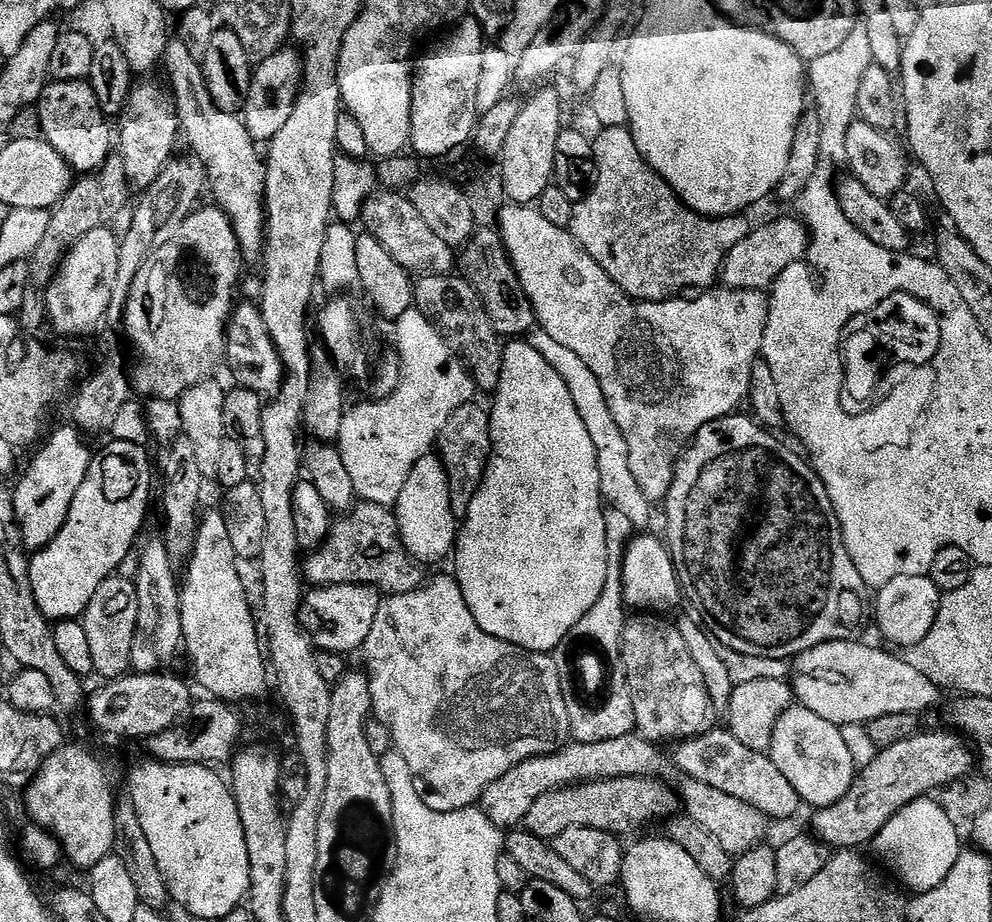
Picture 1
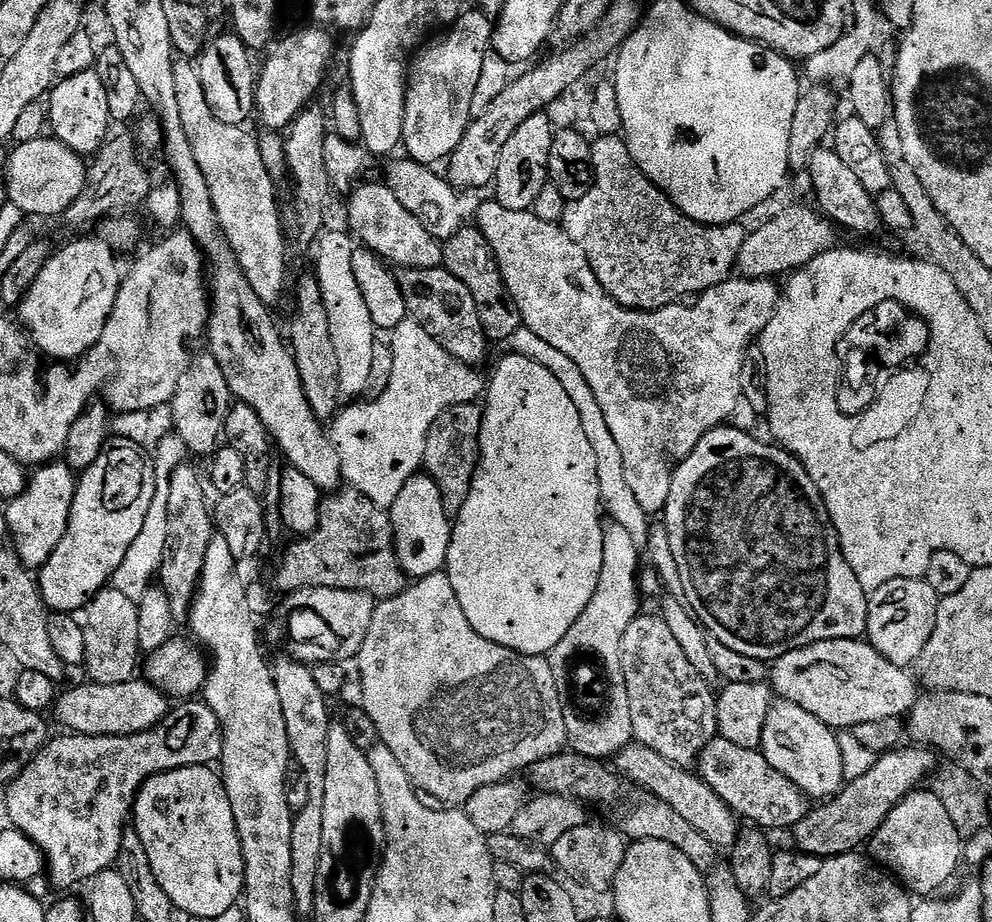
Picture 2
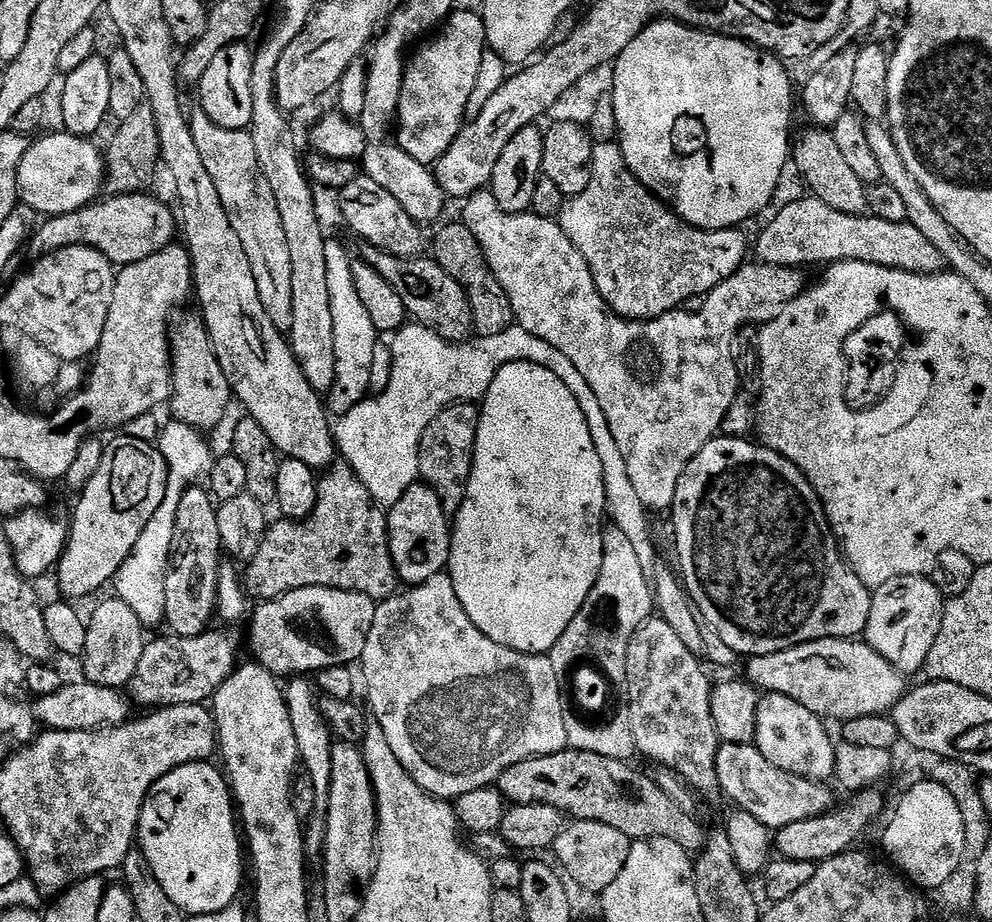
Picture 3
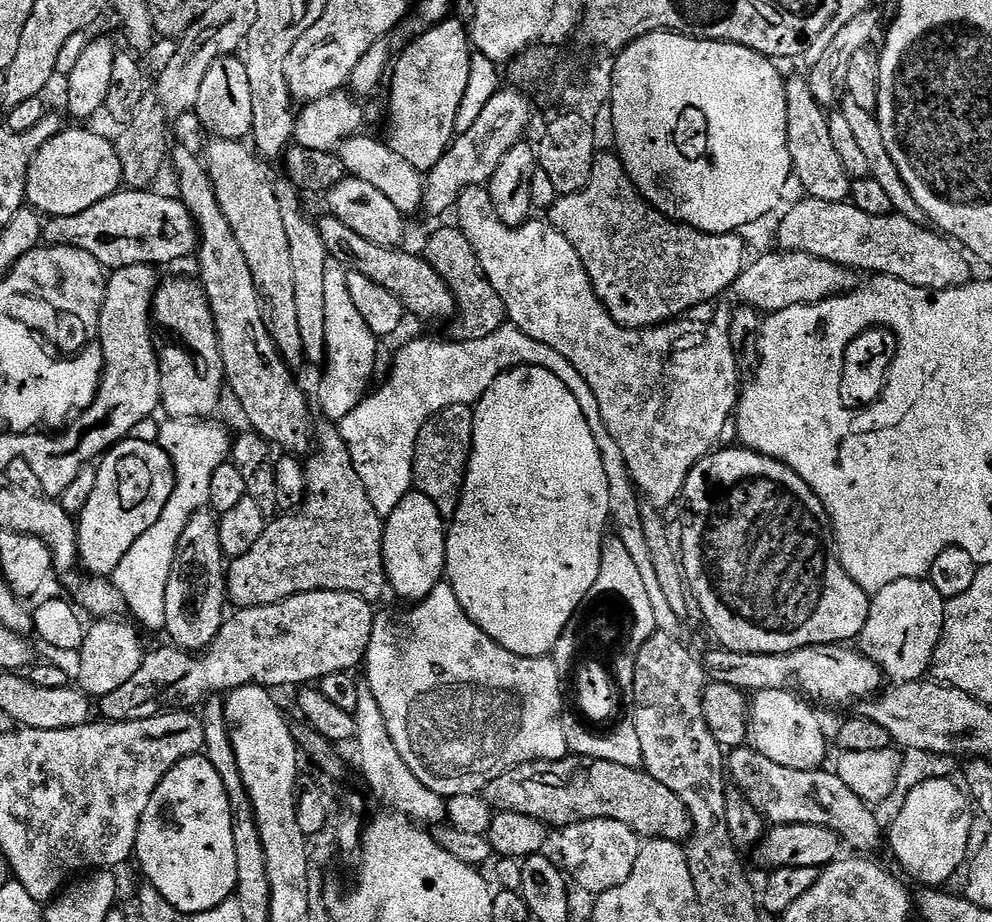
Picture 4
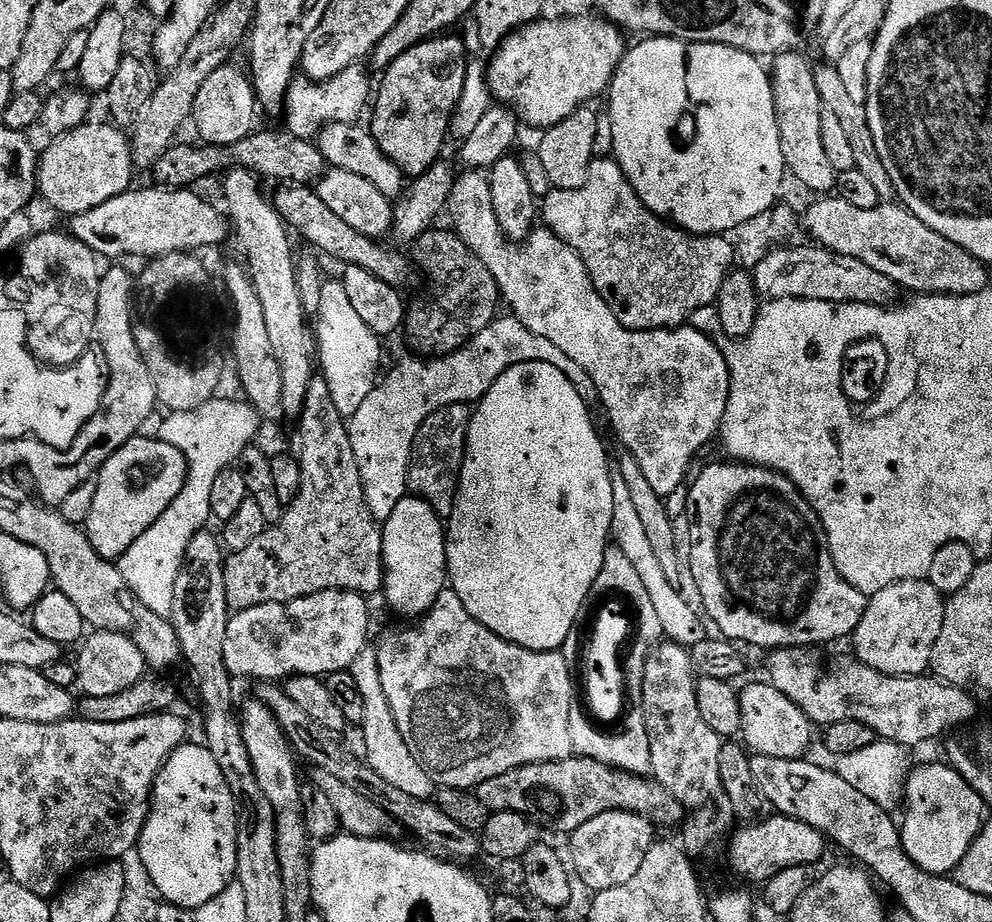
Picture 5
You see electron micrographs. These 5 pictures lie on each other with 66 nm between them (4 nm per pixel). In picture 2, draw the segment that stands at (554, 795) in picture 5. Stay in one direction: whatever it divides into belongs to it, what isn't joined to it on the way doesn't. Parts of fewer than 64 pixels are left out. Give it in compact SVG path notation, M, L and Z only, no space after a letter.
M565 750L557 756L542 758L542 762L533 764L527 769L526 776L532 779L537 793L562 794L585 805L597 804L598 807L612 812L613 818L616 819L613 820L615 827L619 828L629 841L670 842L670 846L682 850L682 854L686 854L686 858L690 858L690 862L694 862L694 866L698 866L705 874L711 872L718 863L718 850L712 845L710 838L706 838L706 834L701 834L691 822L686 822L686 818L681 818L671 806L666 806L662 798L645 788L639 788L634 781L603 760L591 760L588 756Z

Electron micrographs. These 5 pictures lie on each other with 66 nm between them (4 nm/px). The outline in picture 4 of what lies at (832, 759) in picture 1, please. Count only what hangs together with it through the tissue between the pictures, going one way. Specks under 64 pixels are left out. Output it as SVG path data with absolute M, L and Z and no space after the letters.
M787 688L755 693L748 705L748 744L762 758L770 758L778 766L790 766L792 770L820 768L828 744L824 741L824 728L811 706L807 699Z

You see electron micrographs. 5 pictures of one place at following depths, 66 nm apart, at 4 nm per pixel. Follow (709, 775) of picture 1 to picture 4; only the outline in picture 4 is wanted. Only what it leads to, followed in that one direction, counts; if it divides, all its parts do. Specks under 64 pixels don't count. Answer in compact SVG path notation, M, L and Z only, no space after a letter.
M745 746L742 748L731 749L726 756L726 772L730 777L731 783L738 787L739 795L745 796L751 804L756 805L759 811L764 813L764 819L769 825L778 824L809 824L810 826L826 826L834 830L834 834L839 836L845 845L853 848L856 854L876 854L882 848L882 828L880 832L880 820L871 812L869 801L863 800L842 778L838 778L835 771L828 770L824 772L820 768L814 770L792 770L790 766L778 766L770 762L770 758L762 758L751 748Z

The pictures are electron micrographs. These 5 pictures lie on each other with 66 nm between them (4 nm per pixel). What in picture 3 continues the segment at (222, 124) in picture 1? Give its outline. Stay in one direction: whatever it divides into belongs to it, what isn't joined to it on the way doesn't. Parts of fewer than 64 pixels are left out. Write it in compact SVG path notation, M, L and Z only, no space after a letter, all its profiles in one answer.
M199 110L193 112L194 114L191 113L190 116L190 123L194 142L202 154L202 162L205 164L206 170L210 170L210 178L218 189L218 198L222 198L222 206L226 206L226 218L230 218L230 226L234 226L234 231L238 234L238 239L241 240L242 246L246 250L246 259L250 261L250 270L254 270L254 282L258 282L258 294L262 297L262 307L266 309L266 315L270 317L270 322L274 322L276 329L287 334L290 330L290 324L294 322L292 284L290 282L290 246L286 246L286 230L282 230L282 214L278 214L278 202L274 202L274 190L270 190L270 182L266 182L266 174L262 174L262 166L258 166L258 154L254 151L251 131L226 130L222 126L218 126L218 122L210 122L210 118L205 112Z

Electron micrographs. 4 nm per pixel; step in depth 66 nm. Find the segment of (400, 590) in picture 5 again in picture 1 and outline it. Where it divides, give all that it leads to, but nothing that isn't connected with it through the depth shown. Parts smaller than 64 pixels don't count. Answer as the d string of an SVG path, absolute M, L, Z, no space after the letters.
M429 454L414 462L414 470L410 470L410 478L406 478L402 494L398 494L394 511L402 546L406 546L406 550L417 564L429 566L428 564L436 564L439 560L444 560L447 556L449 559L453 555L458 517L454 510L450 510L450 486L439 455Z

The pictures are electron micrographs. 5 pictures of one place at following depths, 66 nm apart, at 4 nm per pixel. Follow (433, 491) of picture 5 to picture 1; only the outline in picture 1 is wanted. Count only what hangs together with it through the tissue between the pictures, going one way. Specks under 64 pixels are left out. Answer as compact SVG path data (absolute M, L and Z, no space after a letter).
M479 402L463 404L458 406L458 410L454 410L454 414L450 414L450 418L446 418L446 426L442 426L442 430L436 433L434 448L446 470L450 486L450 510L454 510L458 518L462 518L466 510L470 510L470 502L474 502L474 494L478 494L484 472L488 468L489 415L489 409L485 405L483 408Z

